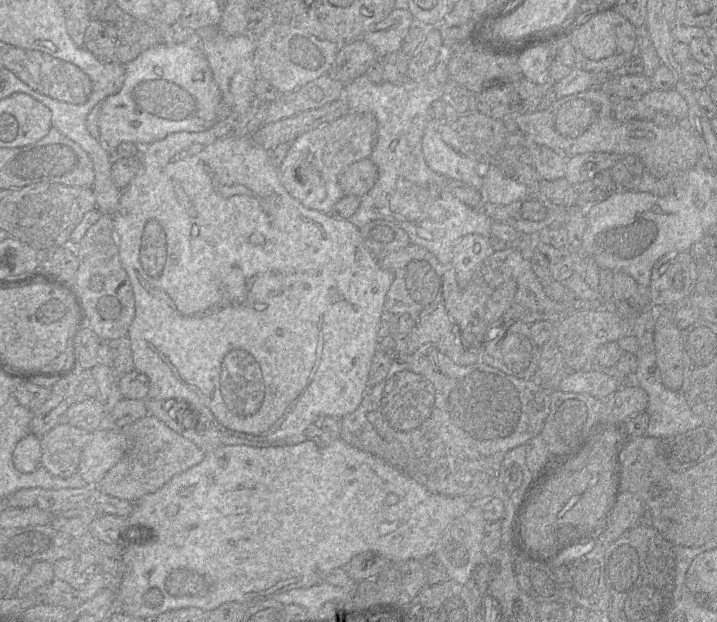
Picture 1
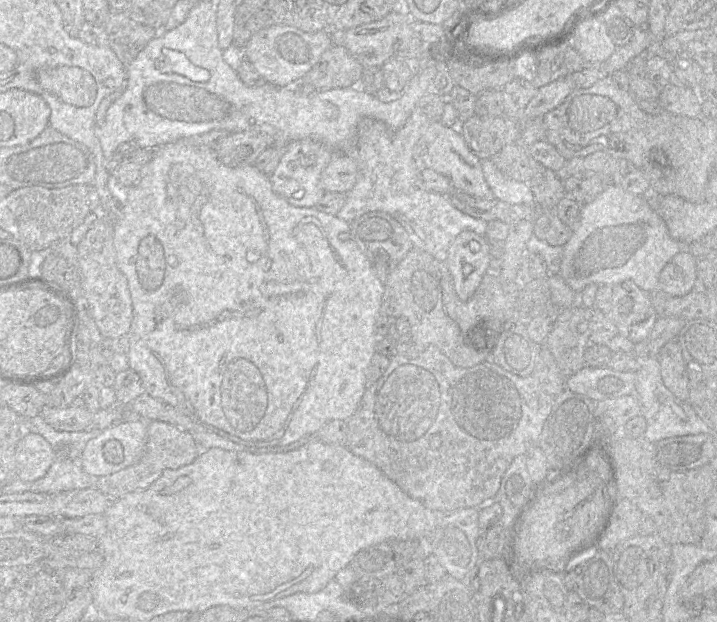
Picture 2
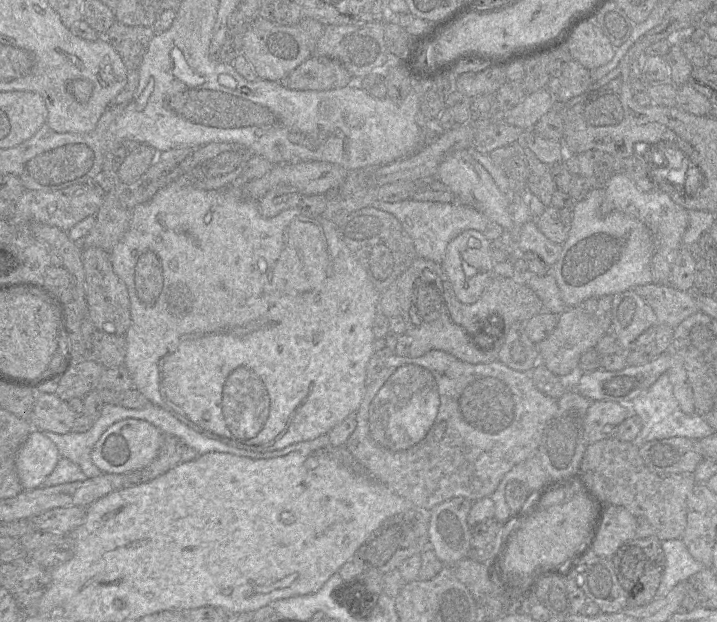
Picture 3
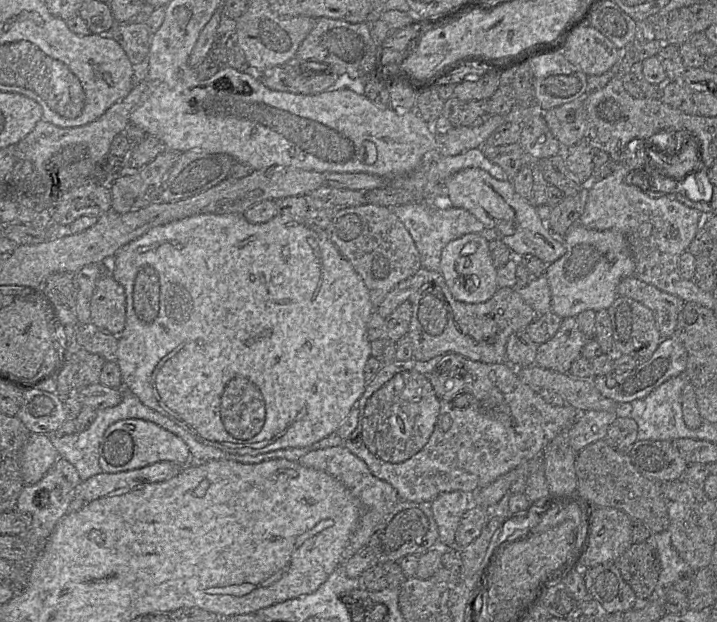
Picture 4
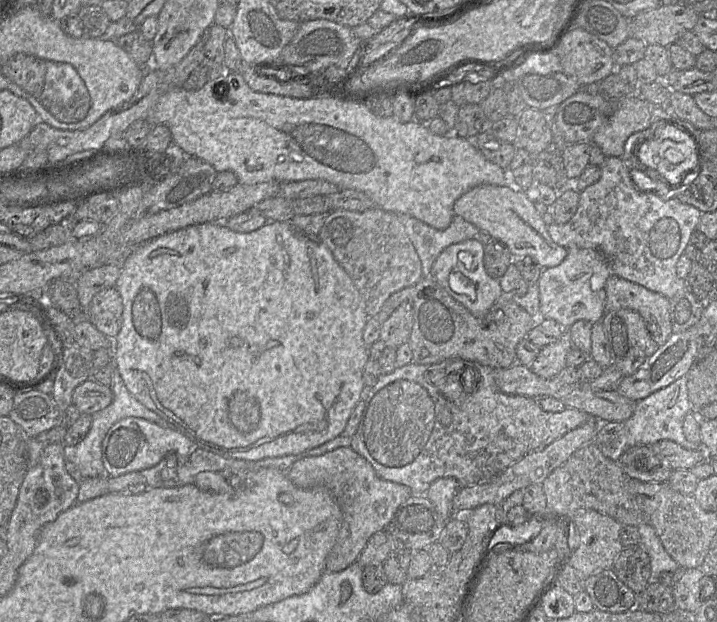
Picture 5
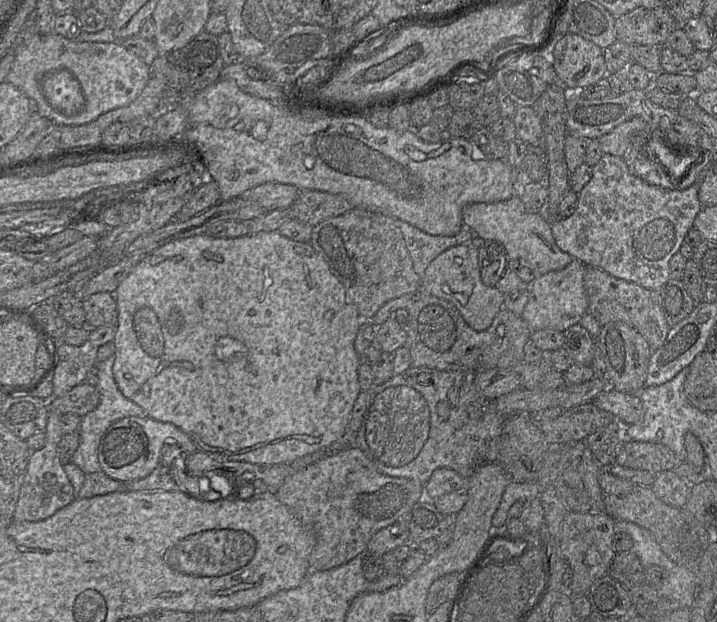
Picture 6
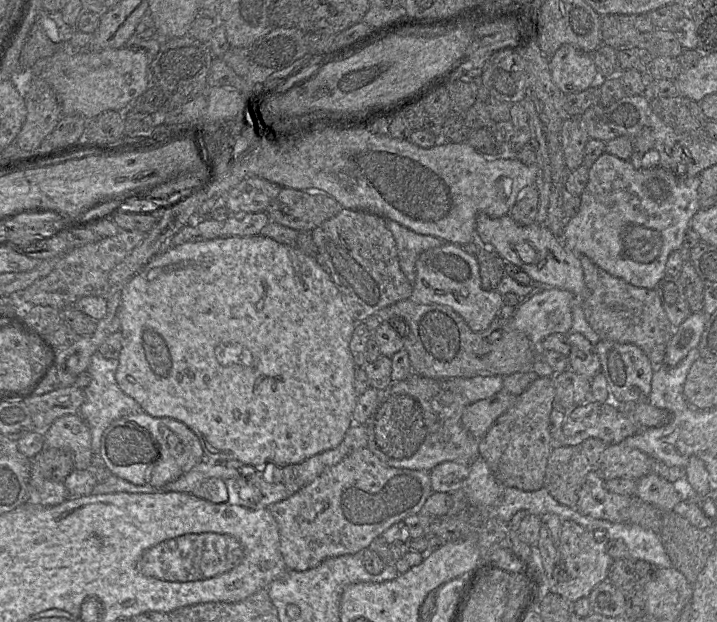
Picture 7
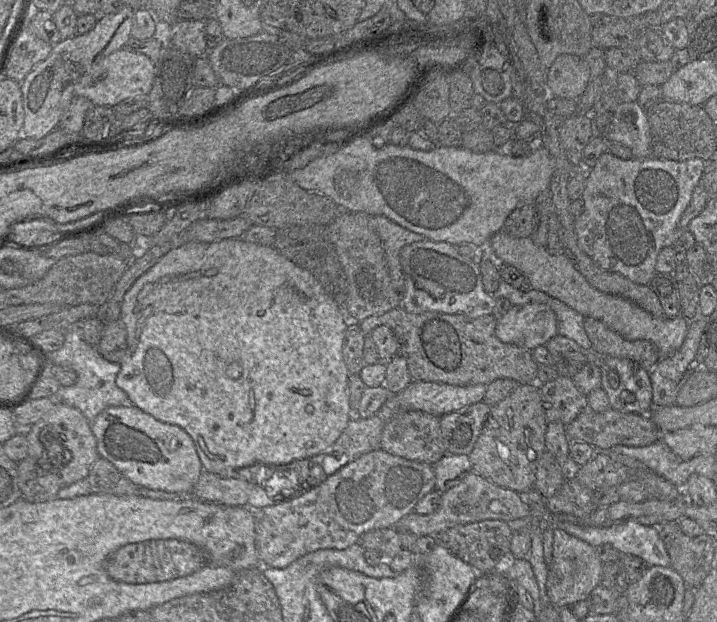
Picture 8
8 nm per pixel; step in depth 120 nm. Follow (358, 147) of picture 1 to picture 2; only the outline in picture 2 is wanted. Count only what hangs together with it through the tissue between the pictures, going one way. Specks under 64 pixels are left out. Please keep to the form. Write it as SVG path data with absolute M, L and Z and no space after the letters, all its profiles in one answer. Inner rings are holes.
M310 138L289 143L283 149L281 160L270 176L273 191L293 206L314 207L326 192L321 184L321 175L335 153L338 152Z

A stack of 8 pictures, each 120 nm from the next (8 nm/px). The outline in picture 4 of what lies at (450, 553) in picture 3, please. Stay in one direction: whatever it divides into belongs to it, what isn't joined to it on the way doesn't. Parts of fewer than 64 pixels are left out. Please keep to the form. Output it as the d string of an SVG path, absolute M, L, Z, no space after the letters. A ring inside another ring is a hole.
M462 490L444 492L431 502L433 517L438 527L439 545L455 546L455 532L463 514L472 506L472 493Z

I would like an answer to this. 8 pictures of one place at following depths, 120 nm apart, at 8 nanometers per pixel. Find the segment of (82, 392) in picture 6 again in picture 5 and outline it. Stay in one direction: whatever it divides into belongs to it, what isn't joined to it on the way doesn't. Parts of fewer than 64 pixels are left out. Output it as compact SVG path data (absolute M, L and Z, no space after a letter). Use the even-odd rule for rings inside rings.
M91 379L78 385L72 395L74 404L80 413L94 414L111 404L113 392L110 386L102 385Z

